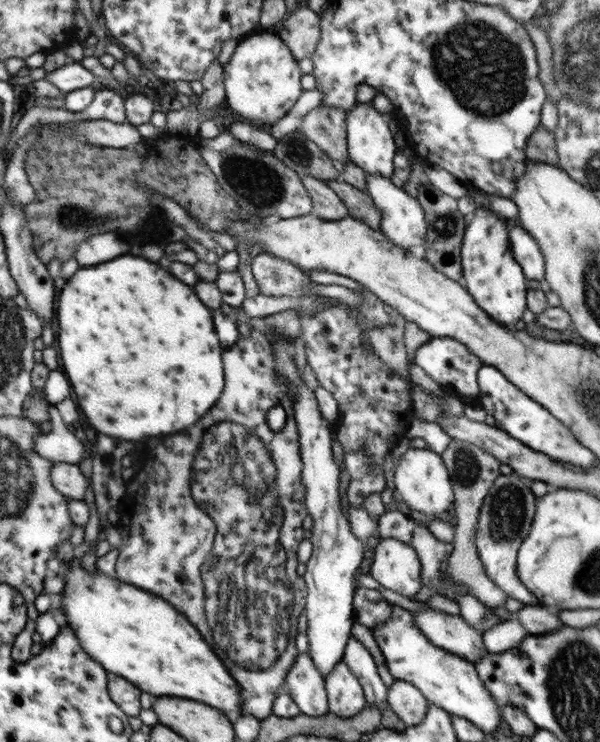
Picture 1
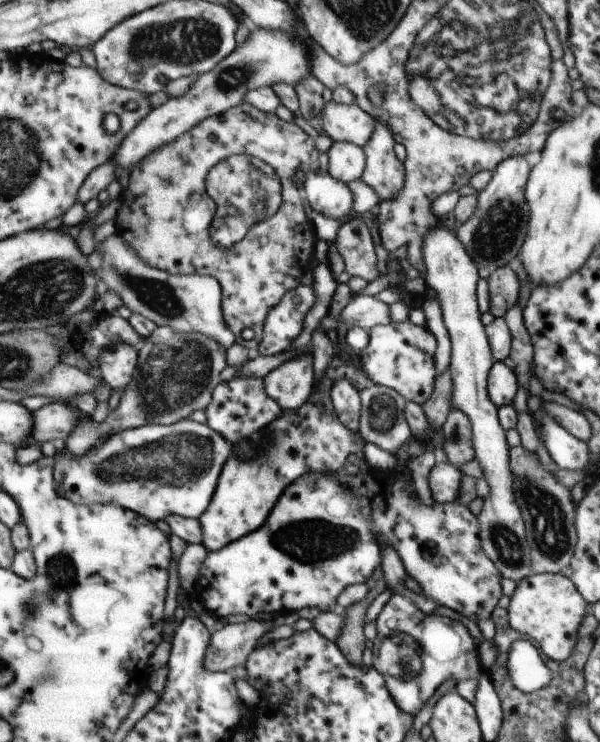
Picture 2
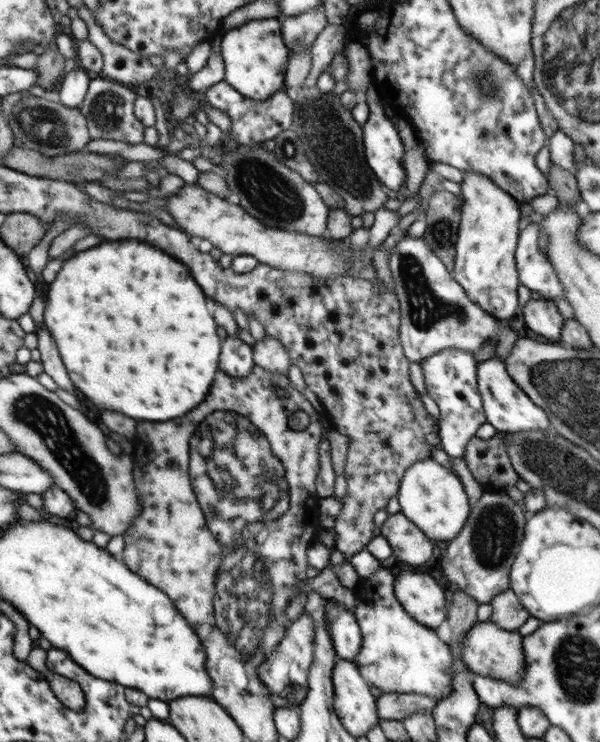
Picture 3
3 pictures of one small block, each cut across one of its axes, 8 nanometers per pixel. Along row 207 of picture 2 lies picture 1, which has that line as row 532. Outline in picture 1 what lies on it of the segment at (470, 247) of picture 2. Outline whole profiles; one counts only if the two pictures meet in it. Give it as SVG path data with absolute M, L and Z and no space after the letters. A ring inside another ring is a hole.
M515 472L509 476L500 474L496 478L480 508L474 541L476 541L476 550L482 561L482 567L494 584L498 585L510 598L543 606L522 583L516 572L517 554L524 537L530 531L537 505L538 497L531 490L531 482L530 479L519 476Z

